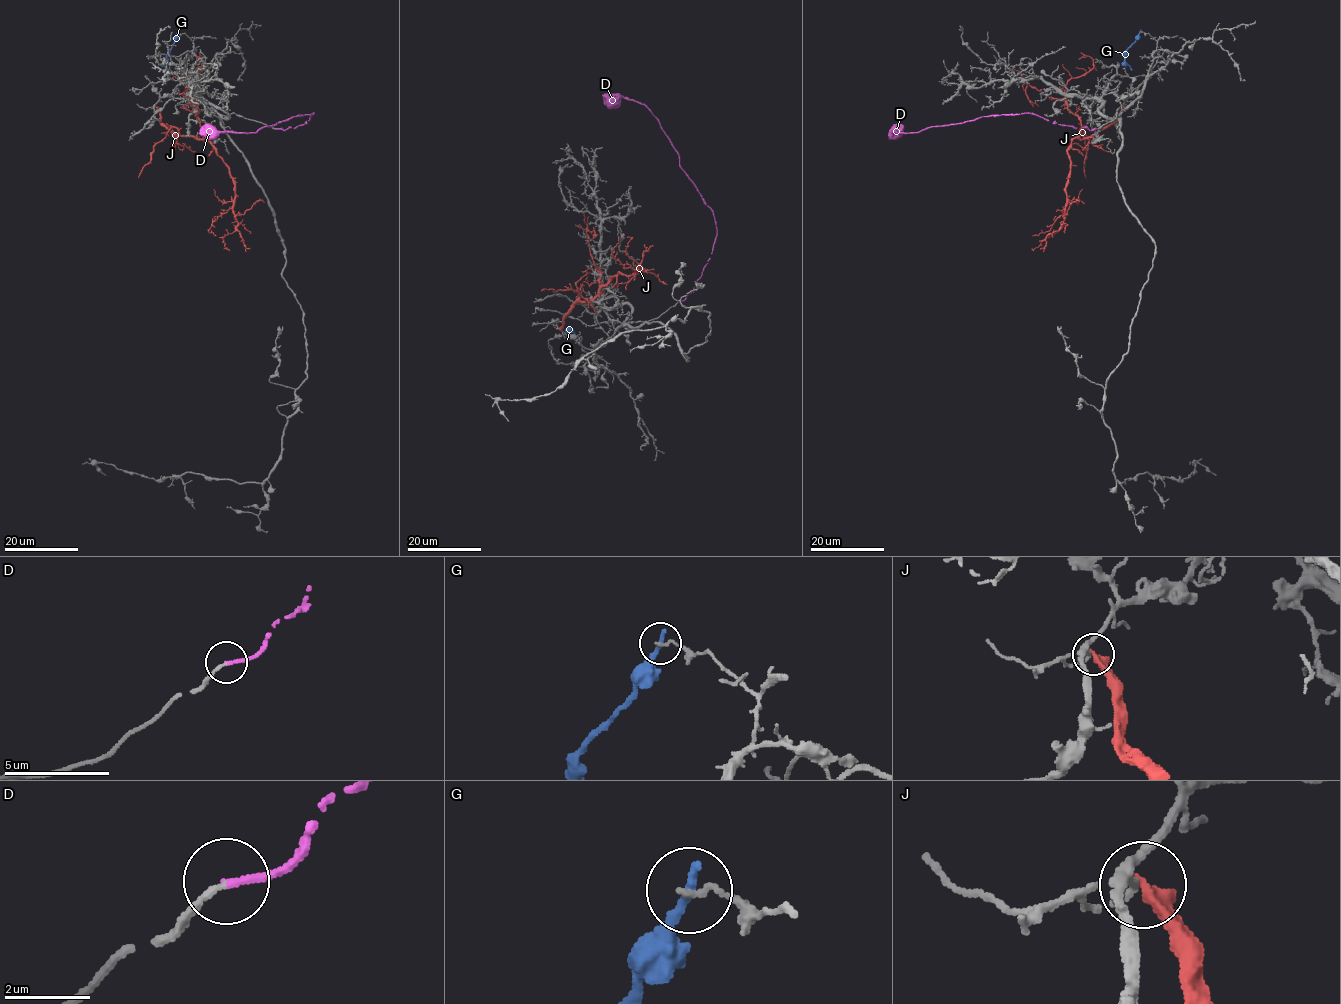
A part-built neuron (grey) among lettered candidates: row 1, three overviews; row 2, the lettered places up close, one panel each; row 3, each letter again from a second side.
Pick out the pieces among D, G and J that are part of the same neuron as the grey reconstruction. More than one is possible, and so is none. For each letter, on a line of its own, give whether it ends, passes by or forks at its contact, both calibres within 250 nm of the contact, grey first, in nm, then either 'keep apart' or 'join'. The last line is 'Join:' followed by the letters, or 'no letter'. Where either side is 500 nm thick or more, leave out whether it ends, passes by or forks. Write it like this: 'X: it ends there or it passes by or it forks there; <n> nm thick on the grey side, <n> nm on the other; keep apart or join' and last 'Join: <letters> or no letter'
D: it ends there; 160 nm thick on the grey side, 200 nm on the other; join
G: it ends there; 140 nm thick on the grey side, 280 nm on the other; keep apart
J: it ends there; 140 nm thick on the grey side, 440 nm on the other; keep apart
Join: D

